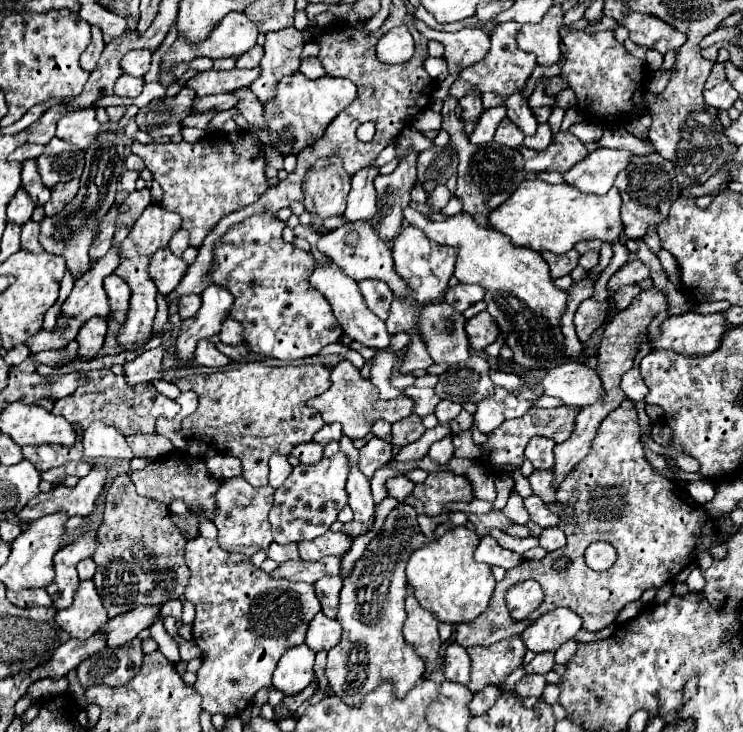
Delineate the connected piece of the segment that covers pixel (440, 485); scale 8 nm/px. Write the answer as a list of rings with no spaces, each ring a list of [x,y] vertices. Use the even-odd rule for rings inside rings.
[[[430,472],[422,484],[416,484],[414,498],[424,502],[426,516],[436,518],[444,514],[450,502],[470,502],[474,500],[474,494],[470,482],[464,476]]]

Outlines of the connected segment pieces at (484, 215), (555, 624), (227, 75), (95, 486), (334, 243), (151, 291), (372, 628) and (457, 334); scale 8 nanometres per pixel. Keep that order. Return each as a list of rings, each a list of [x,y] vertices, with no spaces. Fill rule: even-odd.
[[[448,96],[442,106],[442,116],[444,116],[442,128],[448,130],[450,144],[458,150],[458,160],[460,160],[456,196],[462,200],[464,212],[468,212],[480,226],[490,226],[490,222],[488,222],[490,212],[496,210],[500,204],[504,204],[512,196],[512,192],[518,188],[518,184],[524,180],[522,154],[516,152],[514,148],[502,146],[498,142],[496,142],[496,146],[494,146],[494,142],[480,144],[480,146],[470,144],[470,140],[466,138],[466,134],[462,130],[462,122],[454,116],[456,106],[458,106],[458,100],[452,96]]]
[[[556,608],[540,616],[522,632],[522,640],[532,652],[556,652],[564,642],[582,630],[582,620],[568,608]]]
[[[260,68],[252,70],[208,70],[208,72],[198,72],[194,78],[190,78],[186,84],[196,92],[196,96],[206,96],[206,94],[218,94],[218,92],[230,92],[238,90],[244,86],[250,86],[252,80],[260,76]]]
[[[100,464],[100,466],[94,466],[90,474],[84,476],[74,488],[54,486],[50,492],[40,492],[18,512],[18,518],[30,522],[52,512],[68,512],[68,516],[74,516],[74,514],[88,516],[94,508],[98,494],[104,488],[108,470],[110,466]]]
[[[360,220],[360,224],[344,224],[328,234],[324,234],[318,242],[318,250],[326,256],[330,256],[348,276],[354,280],[364,280],[364,278],[380,278],[386,280],[388,286],[396,296],[404,296],[406,292],[406,282],[398,278],[394,272],[394,262],[392,262],[392,250],[390,244],[380,240],[380,234],[376,232],[376,226],[372,226],[370,220]]]
[[[150,204],[142,216],[134,222],[130,234],[124,238],[124,242],[120,244],[120,268],[116,268],[116,274],[120,278],[126,280],[126,284],[132,290],[132,298],[130,298],[130,310],[128,310],[128,320],[126,324],[118,330],[118,342],[124,346],[124,350],[130,350],[134,344],[144,344],[150,340],[150,332],[152,332],[152,322],[158,310],[156,304],[156,284],[152,284],[152,278],[148,276],[148,260],[152,260],[154,252],[158,248],[166,248],[168,242],[172,240],[172,236],[180,230],[182,219],[174,212],[168,212],[164,208],[160,208],[160,204]]]
[[[400,502],[384,520],[380,534],[368,544],[364,556],[354,564],[352,572],[344,578],[340,592],[338,622],[342,624],[342,640],[328,652],[326,676],[336,692],[348,706],[360,704],[364,694],[374,690],[380,682],[390,680],[396,696],[402,698],[424,674],[424,660],[416,654],[414,646],[406,642],[402,626],[406,620],[406,576],[404,568],[410,554],[426,544],[418,526],[418,514],[406,502]]]
[[[446,302],[428,304],[420,314],[420,334],[436,364],[460,364],[470,356],[470,342],[464,332],[466,318]]]

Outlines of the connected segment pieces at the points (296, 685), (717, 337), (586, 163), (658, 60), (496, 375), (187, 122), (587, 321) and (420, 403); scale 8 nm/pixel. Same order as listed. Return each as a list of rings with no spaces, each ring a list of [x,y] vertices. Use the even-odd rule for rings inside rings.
[[[306,644],[290,648],[274,670],[272,686],[284,694],[298,694],[314,680],[314,656]]]
[[[690,310],[686,314],[664,320],[660,330],[660,338],[652,344],[654,350],[668,348],[686,356],[710,354],[722,342],[726,332],[726,316],[724,312],[700,314]]]
[[[600,148],[570,168],[564,178],[582,192],[606,194],[612,188],[616,174],[628,166],[632,156],[634,154],[630,150]]]
[[[648,49],[646,52],[645,65],[652,71],[660,69],[664,60],[664,56],[655,49]]]
[[[490,370],[489,376],[493,383],[513,392],[519,388],[520,378],[514,373]]]
[[[211,110],[204,114],[187,116],[182,120],[182,127],[196,127],[199,129],[206,129],[208,126],[207,124],[210,123],[214,115],[215,111]]]
[[[588,298],[578,306],[576,316],[574,316],[574,324],[576,324],[578,340],[582,344],[586,344],[590,340],[590,334],[602,326],[602,322],[608,314],[608,308],[610,308],[608,302],[600,304],[594,298]]]
[[[408,386],[408,388],[404,390],[404,394],[414,400],[414,414],[418,414],[418,416],[432,414],[434,408],[436,408],[436,404],[440,402],[440,398],[436,396],[436,392],[434,392],[432,388]]]

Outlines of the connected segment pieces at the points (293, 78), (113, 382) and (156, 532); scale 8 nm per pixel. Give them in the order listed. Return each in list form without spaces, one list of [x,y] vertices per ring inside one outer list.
[[[300,72],[284,76],[278,84],[278,94],[274,100],[264,104],[264,116],[268,120],[268,132],[258,130],[258,140],[276,146],[282,154],[296,154],[304,146],[318,140],[328,124],[356,100],[356,86],[344,78],[322,76],[310,80]]]
[[[102,368],[102,370],[92,370],[88,372],[90,382],[86,386],[80,386],[74,394],[64,396],[54,402],[52,412],[58,416],[64,416],[68,422],[78,422],[82,430],[92,422],[92,420],[102,420],[110,426],[114,426],[122,434],[152,434],[154,432],[154,420],[158,416],[174,418],[180,412],[180,406],[162,396],[152,384],[138,384],[130,386],[126,382],[126,376],[116,376],[112,370]]]
[[[128,474],[118,476],[108,490],[104,518],[98,528],[96,542],[98,546],[92,556],[96,562],[94,584],[110,618],[130,610],[134,604],[164,604],[184,594],[188,580],[190,580],[190,570],[184,562],[186,540],[184,536],[180,536],[180,530],[176,528],[176,524],[172,524],[170,510],[164,508],[164,504],[156,504],[156,500],[138,496]]]

